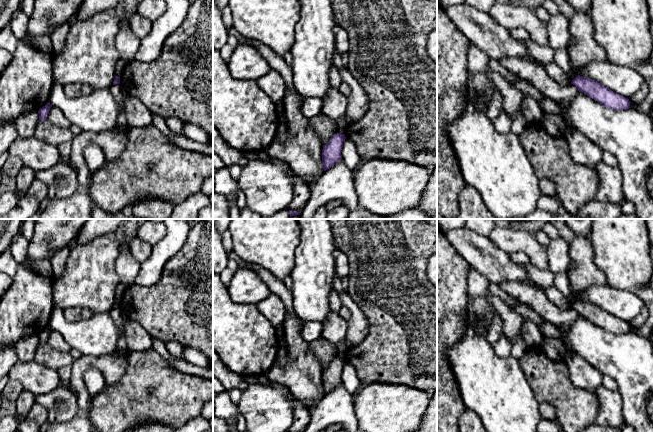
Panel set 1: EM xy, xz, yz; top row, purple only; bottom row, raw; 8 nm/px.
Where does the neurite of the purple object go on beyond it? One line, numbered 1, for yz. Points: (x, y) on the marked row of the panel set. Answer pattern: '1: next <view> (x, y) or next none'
1: next none

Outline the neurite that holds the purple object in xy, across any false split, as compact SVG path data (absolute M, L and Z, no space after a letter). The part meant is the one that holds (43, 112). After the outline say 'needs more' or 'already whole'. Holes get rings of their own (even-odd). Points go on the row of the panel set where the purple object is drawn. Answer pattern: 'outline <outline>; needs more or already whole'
outline M48 102L45 106L39 109L38 114L39 114L39 121L44 121L47 120L50 108L52 105Z; already whole

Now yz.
outline M578 75L572 80L571 84L575 85L579 92L612 110L631 108L631 102L628 98L613 92L598 81Z; already whole

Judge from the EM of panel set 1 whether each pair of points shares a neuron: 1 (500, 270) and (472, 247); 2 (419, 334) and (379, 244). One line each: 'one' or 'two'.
1: one
2: one

